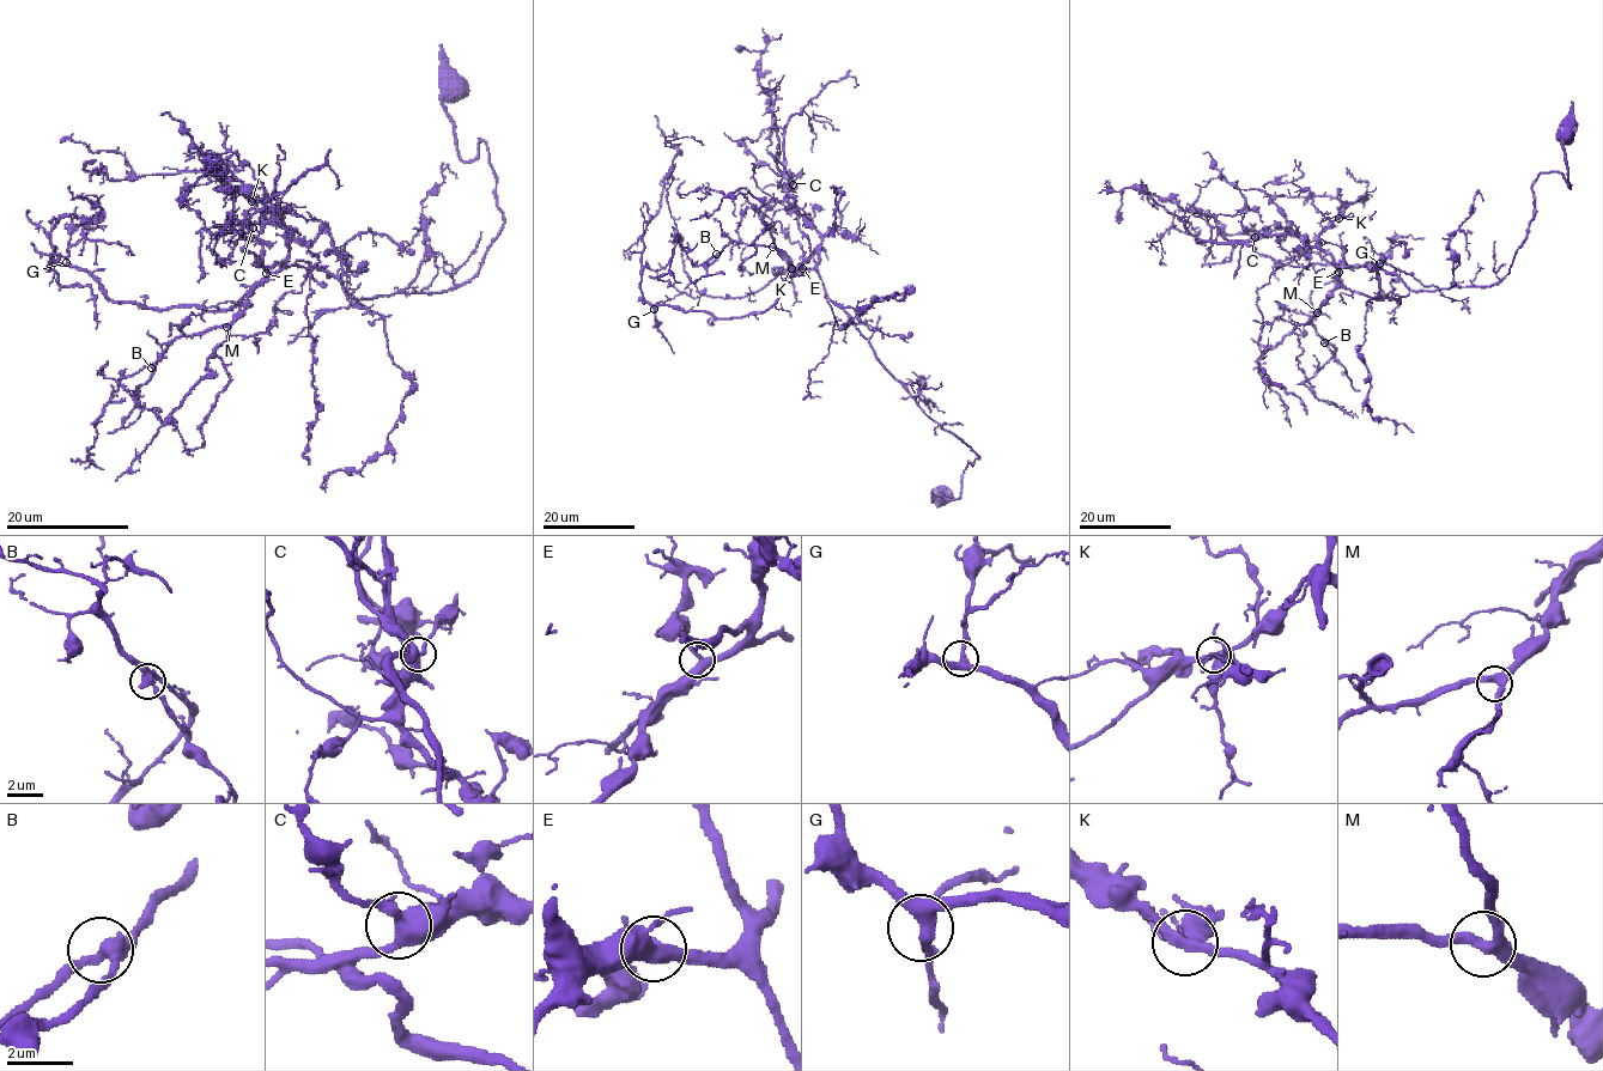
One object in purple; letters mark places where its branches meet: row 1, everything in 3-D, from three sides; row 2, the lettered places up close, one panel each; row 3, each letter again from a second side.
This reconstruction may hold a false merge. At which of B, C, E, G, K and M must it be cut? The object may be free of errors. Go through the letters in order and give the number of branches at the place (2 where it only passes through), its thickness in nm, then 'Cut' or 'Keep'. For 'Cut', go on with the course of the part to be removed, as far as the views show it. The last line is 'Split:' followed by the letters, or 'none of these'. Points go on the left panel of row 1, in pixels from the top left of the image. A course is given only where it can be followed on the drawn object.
B: Branches: 3. Thickness 380 nm. Keep
C: Branches: 3. Thickness 400 nm. Keep
E: Branches: 3. Thickness 360 nm. Keep
G: Branches: 3. Thickness 360 nm. Keep
K: Branches: 3. Thickness 360 nm. Keep
M: Branches: 3. Thickness 340 nm. Keep
Split: none of these

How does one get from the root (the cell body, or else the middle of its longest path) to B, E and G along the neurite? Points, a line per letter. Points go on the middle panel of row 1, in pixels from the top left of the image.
B: (940, 494), (957, 499), (979, 457), (924, 412), (821, 277), (773, 247), (732, 241), (716, 254)
E: (940, 494), (957, 499), (960, 475), (979, 457), (924, 412), (827, 296), (821, 277), (802, 268)
G: (940, 494), (957, 499), (979, 457), (924, 412), (814, 269), (795, 268), (778, 298), (748, 316), (654, 309)

